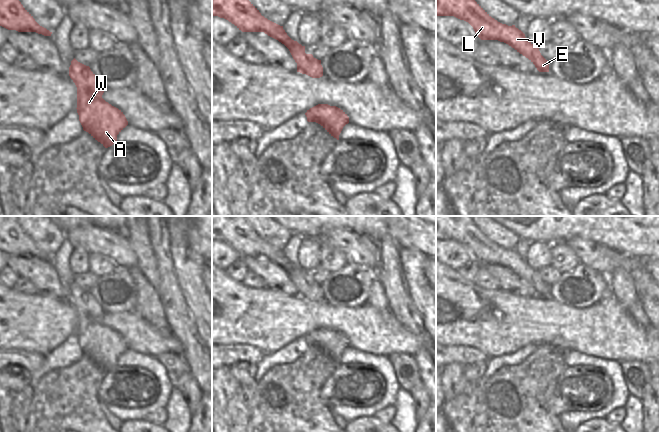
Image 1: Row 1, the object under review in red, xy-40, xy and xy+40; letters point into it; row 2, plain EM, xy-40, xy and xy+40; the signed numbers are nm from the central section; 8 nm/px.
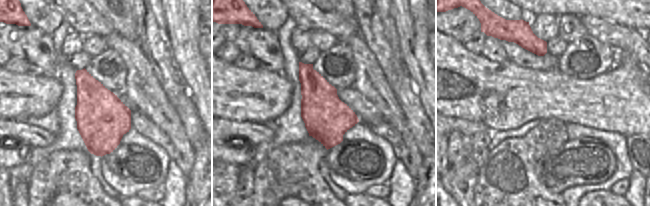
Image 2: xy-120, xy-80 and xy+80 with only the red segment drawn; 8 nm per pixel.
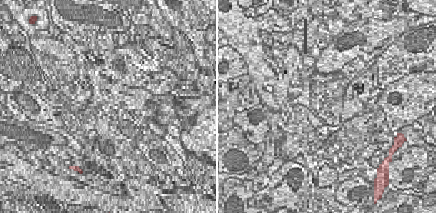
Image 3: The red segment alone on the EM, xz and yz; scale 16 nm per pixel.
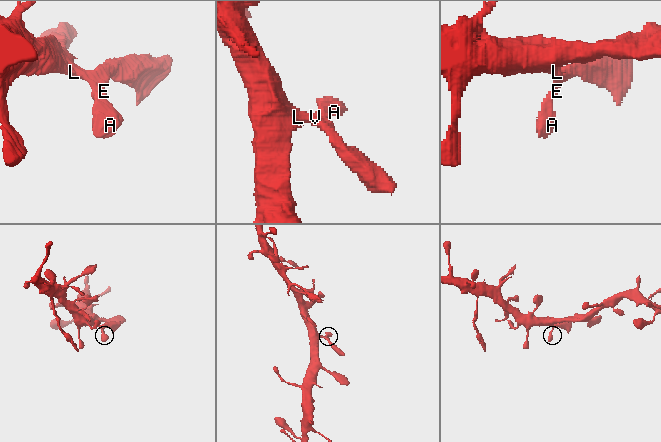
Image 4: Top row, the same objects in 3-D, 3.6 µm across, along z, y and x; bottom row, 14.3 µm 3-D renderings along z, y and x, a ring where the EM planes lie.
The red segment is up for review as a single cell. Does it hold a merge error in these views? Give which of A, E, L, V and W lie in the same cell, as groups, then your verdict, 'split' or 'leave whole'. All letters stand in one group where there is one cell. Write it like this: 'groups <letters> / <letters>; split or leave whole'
groups A E L V W; leave whole

